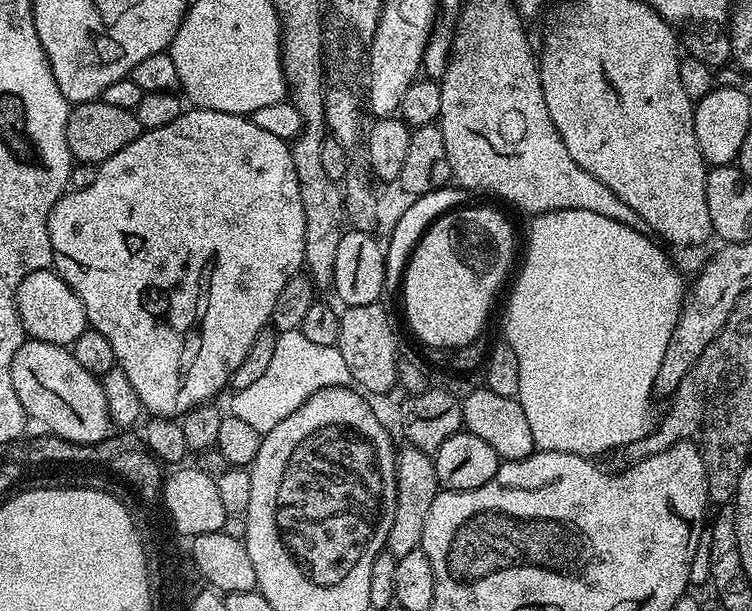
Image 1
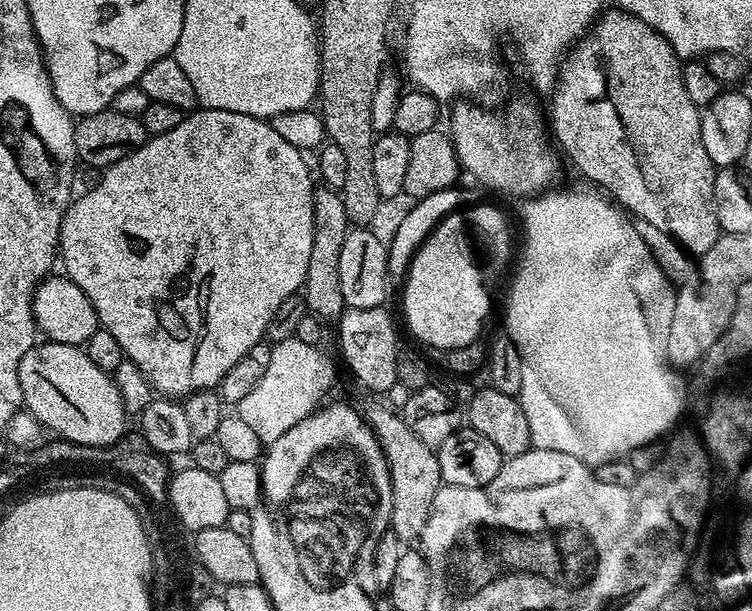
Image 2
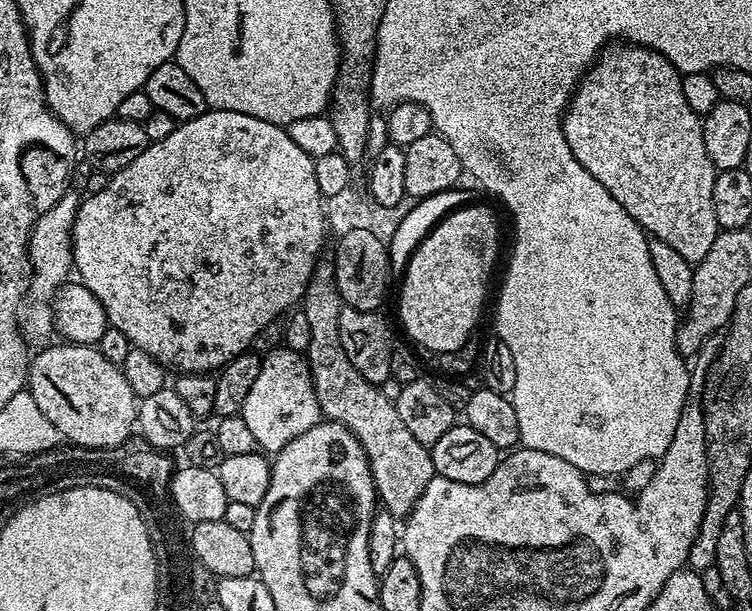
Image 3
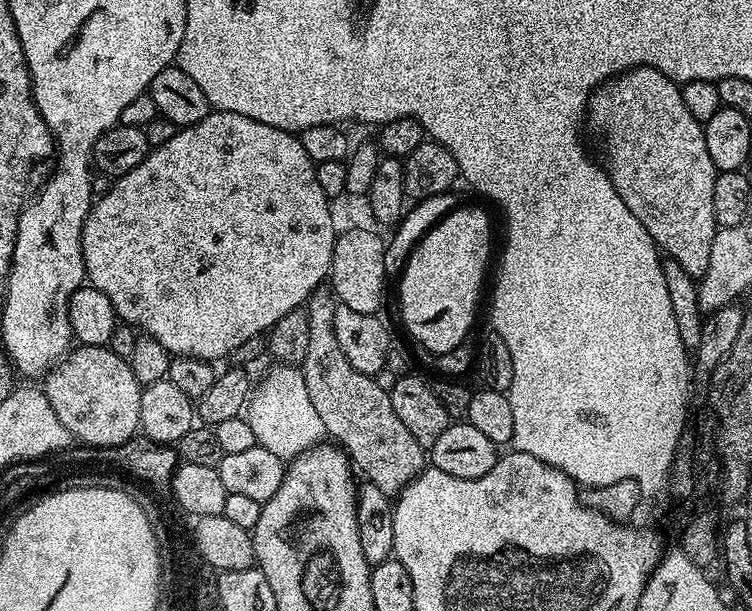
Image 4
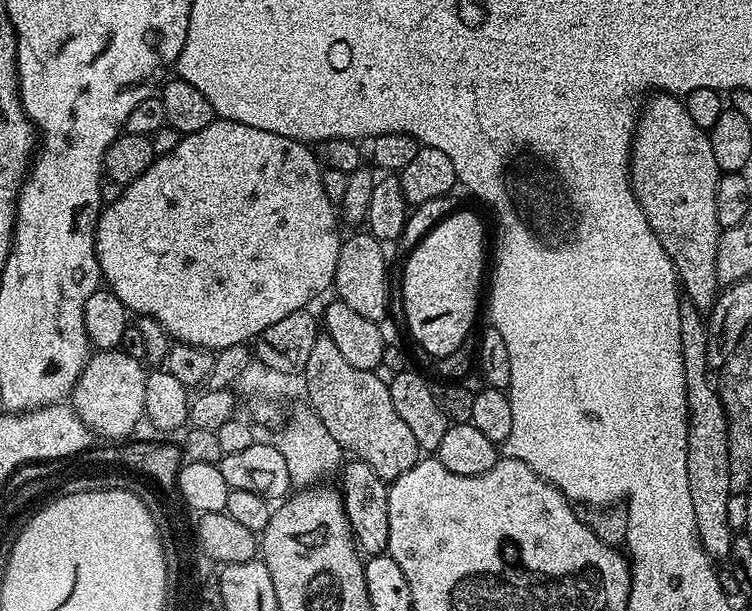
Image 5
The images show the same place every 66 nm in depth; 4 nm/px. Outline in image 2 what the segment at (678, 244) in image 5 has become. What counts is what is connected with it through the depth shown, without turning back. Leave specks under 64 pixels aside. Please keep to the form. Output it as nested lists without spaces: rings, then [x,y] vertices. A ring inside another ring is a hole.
[[[605,10],[601,12],[600,15],[597,16],[595,24],[593,24],[592,27],[589,28],[588,31],[585,32],[584,35],[581,36],[580,39],[568,49],[567,56],[561,59],[560,67],[556,74],[556,83],[550,93],[550,99],[552,99],[552,128],[550,124],[551,135],[554,137],[554,140],[554,135],[556,135],[557,141],[555,140],[555,143],[558,145],[558,148],[558,143],[560,143],[561,148],[559,148],[559,151],[561,153],[564,151],[565,154],[568,155],[569,162],[572,163],[573,166],[576,167],[577,170],[580,171],[590,183],[592,183],[589,185],[595,186],[597,189],[603,190],[605,193],[607,193],[607,195],[611,197],[611,199],[615,201],[615,203],[619,205],[619,207],[623,209],[625,213],[642,218],[645,220],[645,222],[652,223],[656,229],[662,230],[666,234],[670,234],[670,238],[674,238],[674,242],[678,242],[680,247],[693,257],[699,258],[702,254],[706,254],[706,250],[710,250],[710,246],[714,246],[714,242],[722,234],[720,227],[718,226],[718,218],[716,217],[716,211],[714,210],[714,202],[712,201],[714,198],[714,178],[716,177],[718,169],[714,162],[710,162],[710,154],[706,154],[706,146],[702,146],[702,126],[700,125],[701,109],[696,108],[694,106],[694,102],[690,102],[690,98],[686,94],[686,85],[682,82],[682,61],[680,57],[677,56],[676,51],[672,49],[672,43],[667,40],[665,36],[658,34],[654,31],[654,29],[651,28],[649,24],[642,22],[640,18],[634,14],[630,14],[629,12],[622,12],[619,10]]]

